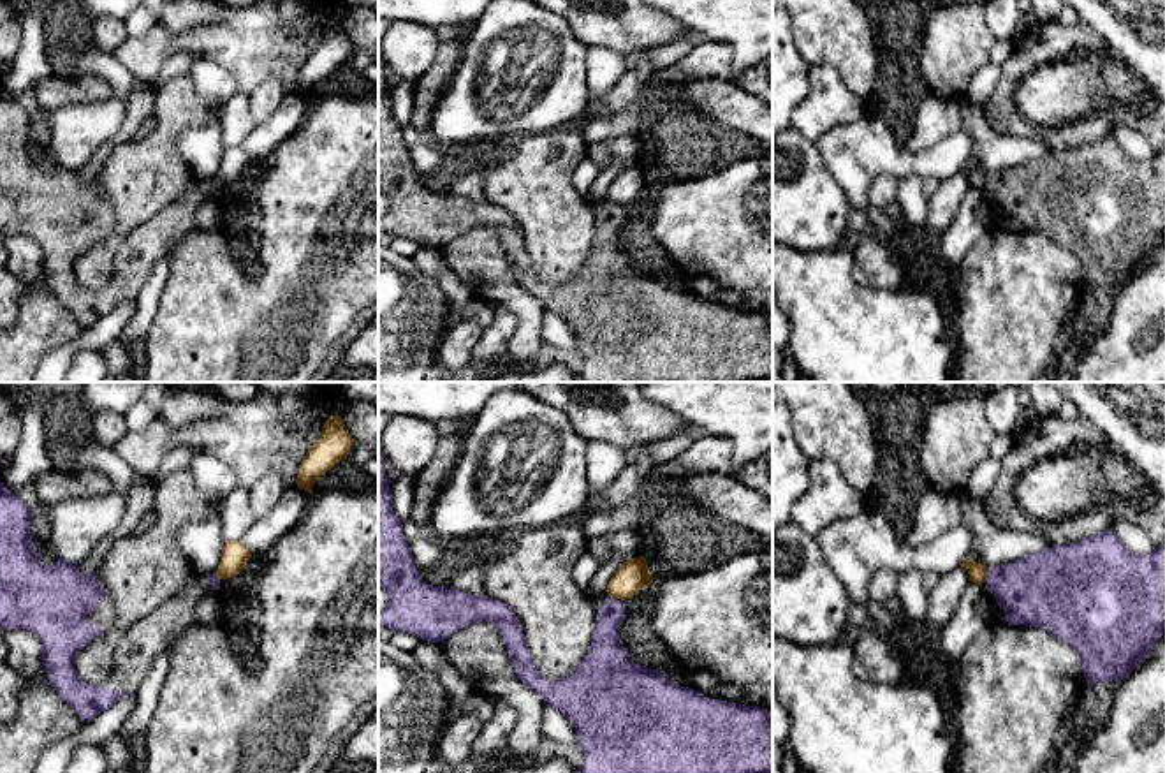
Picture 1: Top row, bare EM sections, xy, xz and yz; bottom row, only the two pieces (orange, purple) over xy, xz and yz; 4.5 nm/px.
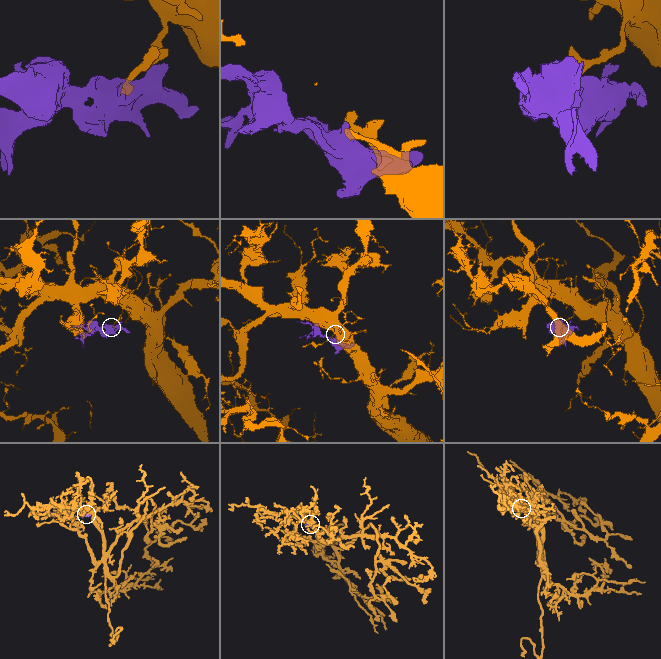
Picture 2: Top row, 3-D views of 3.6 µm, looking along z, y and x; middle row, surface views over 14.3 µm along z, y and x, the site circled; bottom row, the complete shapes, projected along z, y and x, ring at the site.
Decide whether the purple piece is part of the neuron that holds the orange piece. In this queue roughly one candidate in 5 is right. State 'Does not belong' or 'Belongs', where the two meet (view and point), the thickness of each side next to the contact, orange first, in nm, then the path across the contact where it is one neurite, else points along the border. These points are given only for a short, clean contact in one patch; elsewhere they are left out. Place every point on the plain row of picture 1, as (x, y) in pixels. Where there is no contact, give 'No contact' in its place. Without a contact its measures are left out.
Does not belong. Touches orange at yz (986, 182). Thickness 80 nm (orange) against 320 nm. Boundary: yz (988, 176), (982, 187)

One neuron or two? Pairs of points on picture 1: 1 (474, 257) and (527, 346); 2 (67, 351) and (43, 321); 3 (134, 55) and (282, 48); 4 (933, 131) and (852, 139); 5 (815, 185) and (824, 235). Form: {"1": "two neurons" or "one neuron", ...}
{"1": "one neuron", "2": "two neurons", "3": "one neuron", "4": "two neurons", "5": "one neuron"}

